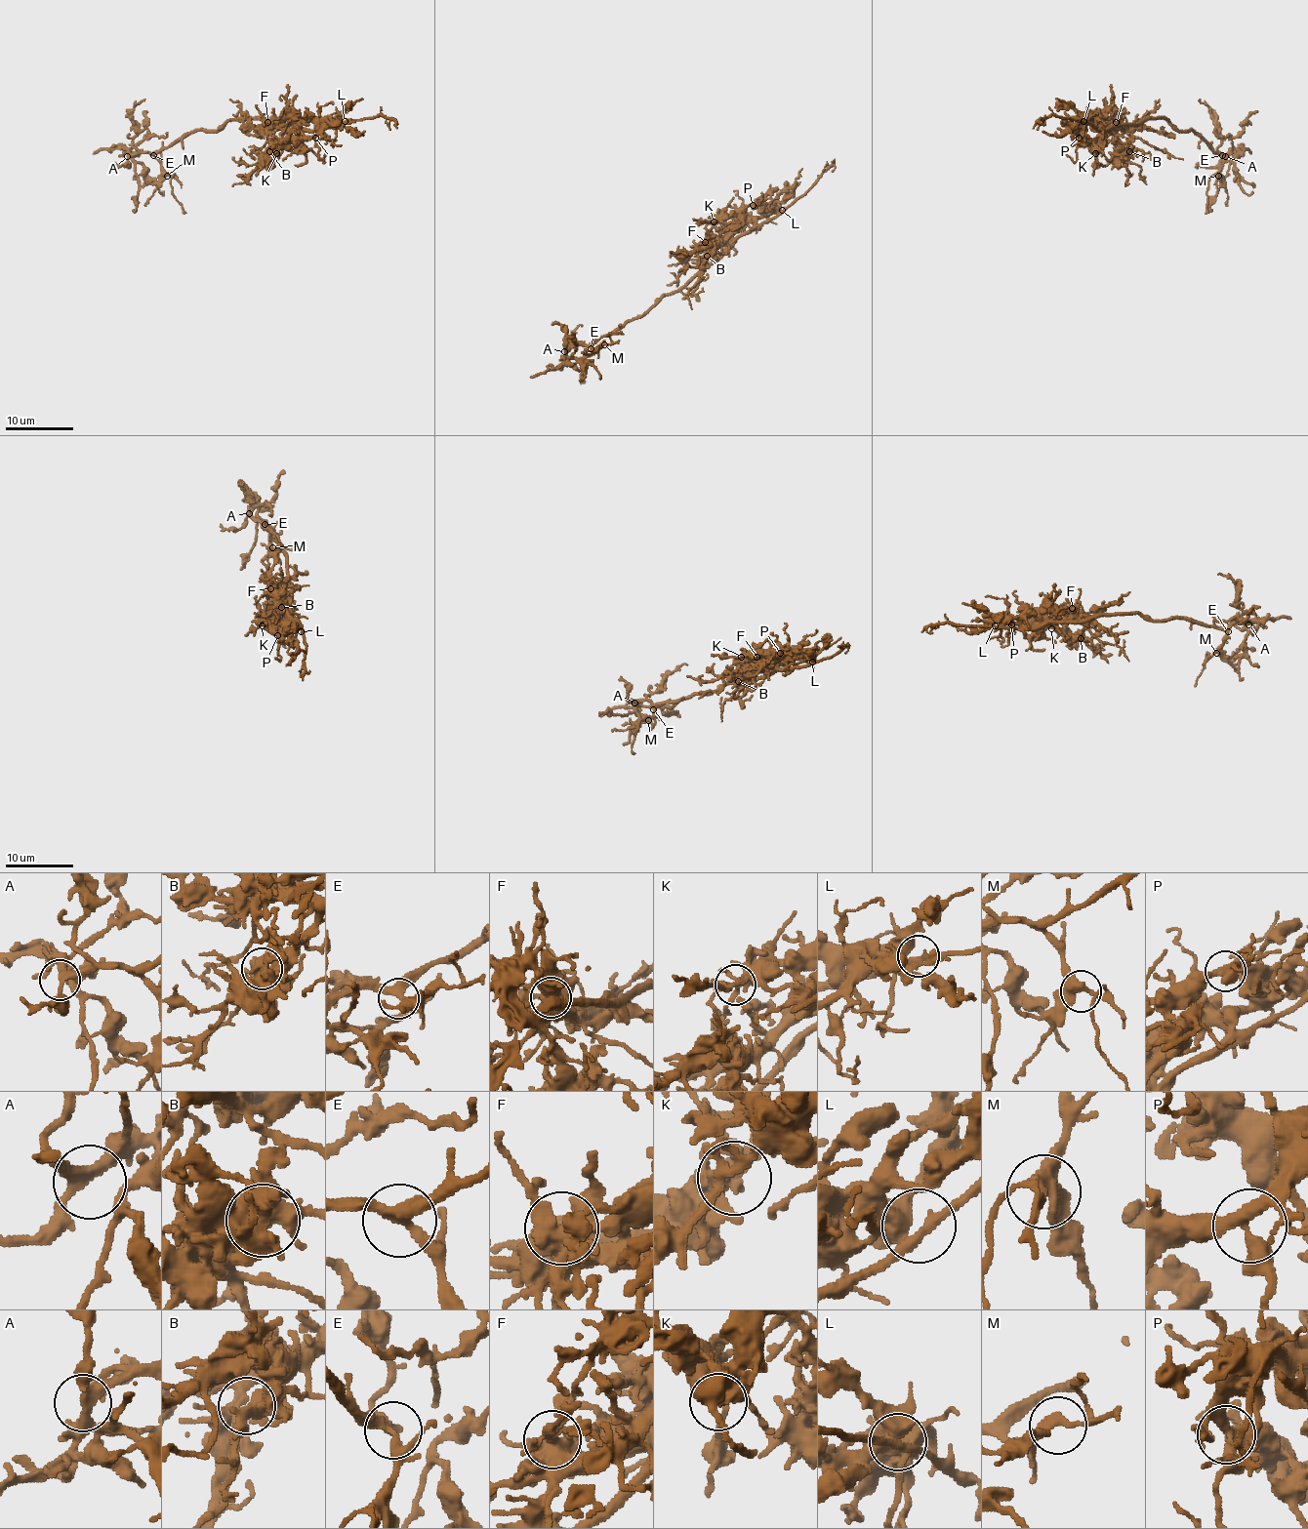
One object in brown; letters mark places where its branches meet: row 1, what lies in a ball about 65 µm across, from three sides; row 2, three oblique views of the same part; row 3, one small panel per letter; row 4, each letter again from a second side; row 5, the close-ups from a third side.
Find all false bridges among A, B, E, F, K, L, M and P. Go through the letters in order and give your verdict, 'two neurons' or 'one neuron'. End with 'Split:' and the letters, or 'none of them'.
A: one neuron
B: one neuron
E: one neuron
F: one neuron
K: one neuron
L: one neuron
M: one neuron
P: one neuron
Split: none of them

